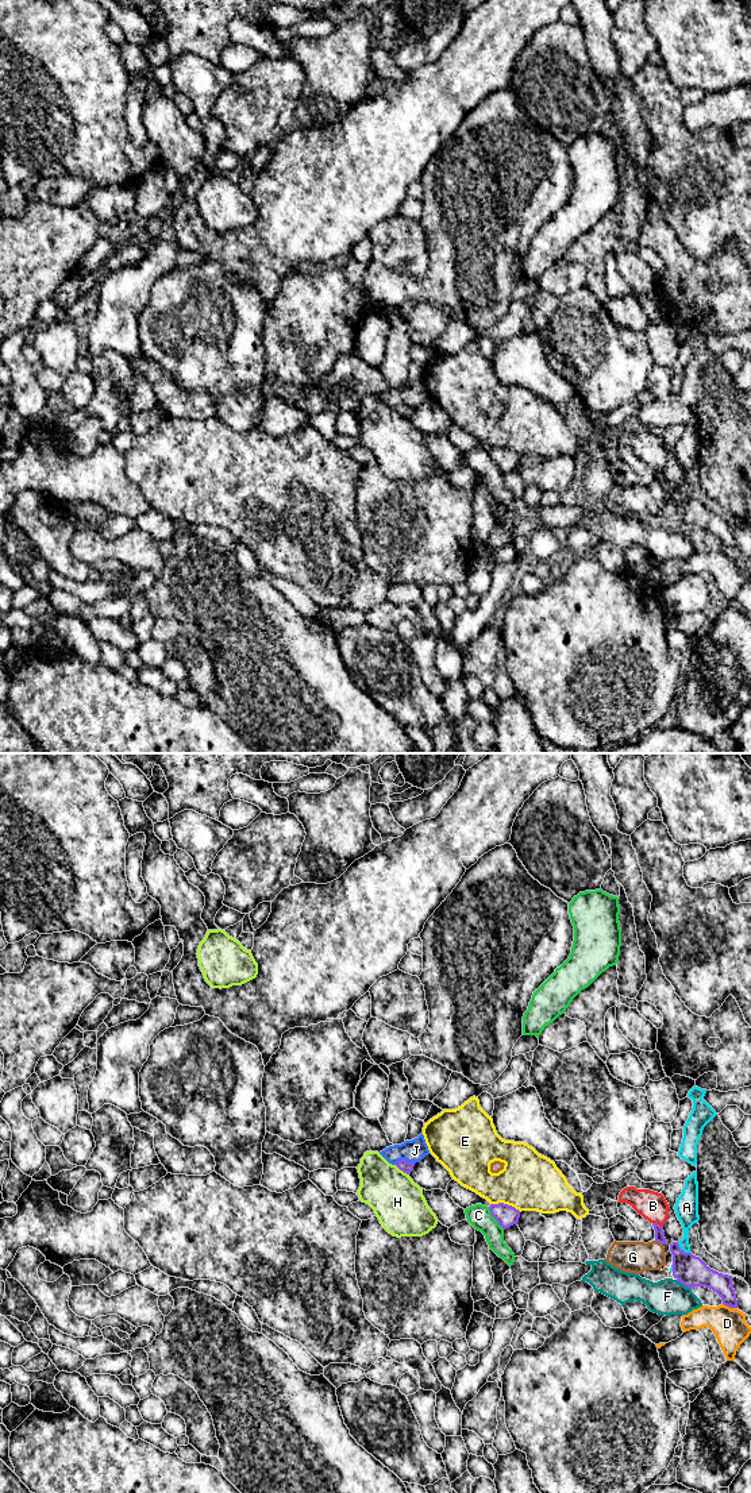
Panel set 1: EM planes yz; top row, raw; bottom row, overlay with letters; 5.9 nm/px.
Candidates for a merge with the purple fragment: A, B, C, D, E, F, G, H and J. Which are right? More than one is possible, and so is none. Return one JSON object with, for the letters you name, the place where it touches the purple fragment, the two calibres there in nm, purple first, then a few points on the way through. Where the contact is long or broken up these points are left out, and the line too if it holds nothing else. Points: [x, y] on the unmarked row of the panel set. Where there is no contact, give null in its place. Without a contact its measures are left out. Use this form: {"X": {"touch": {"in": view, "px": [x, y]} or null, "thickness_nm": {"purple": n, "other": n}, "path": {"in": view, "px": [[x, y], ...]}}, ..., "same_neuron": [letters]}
{"same_neuron": []}

